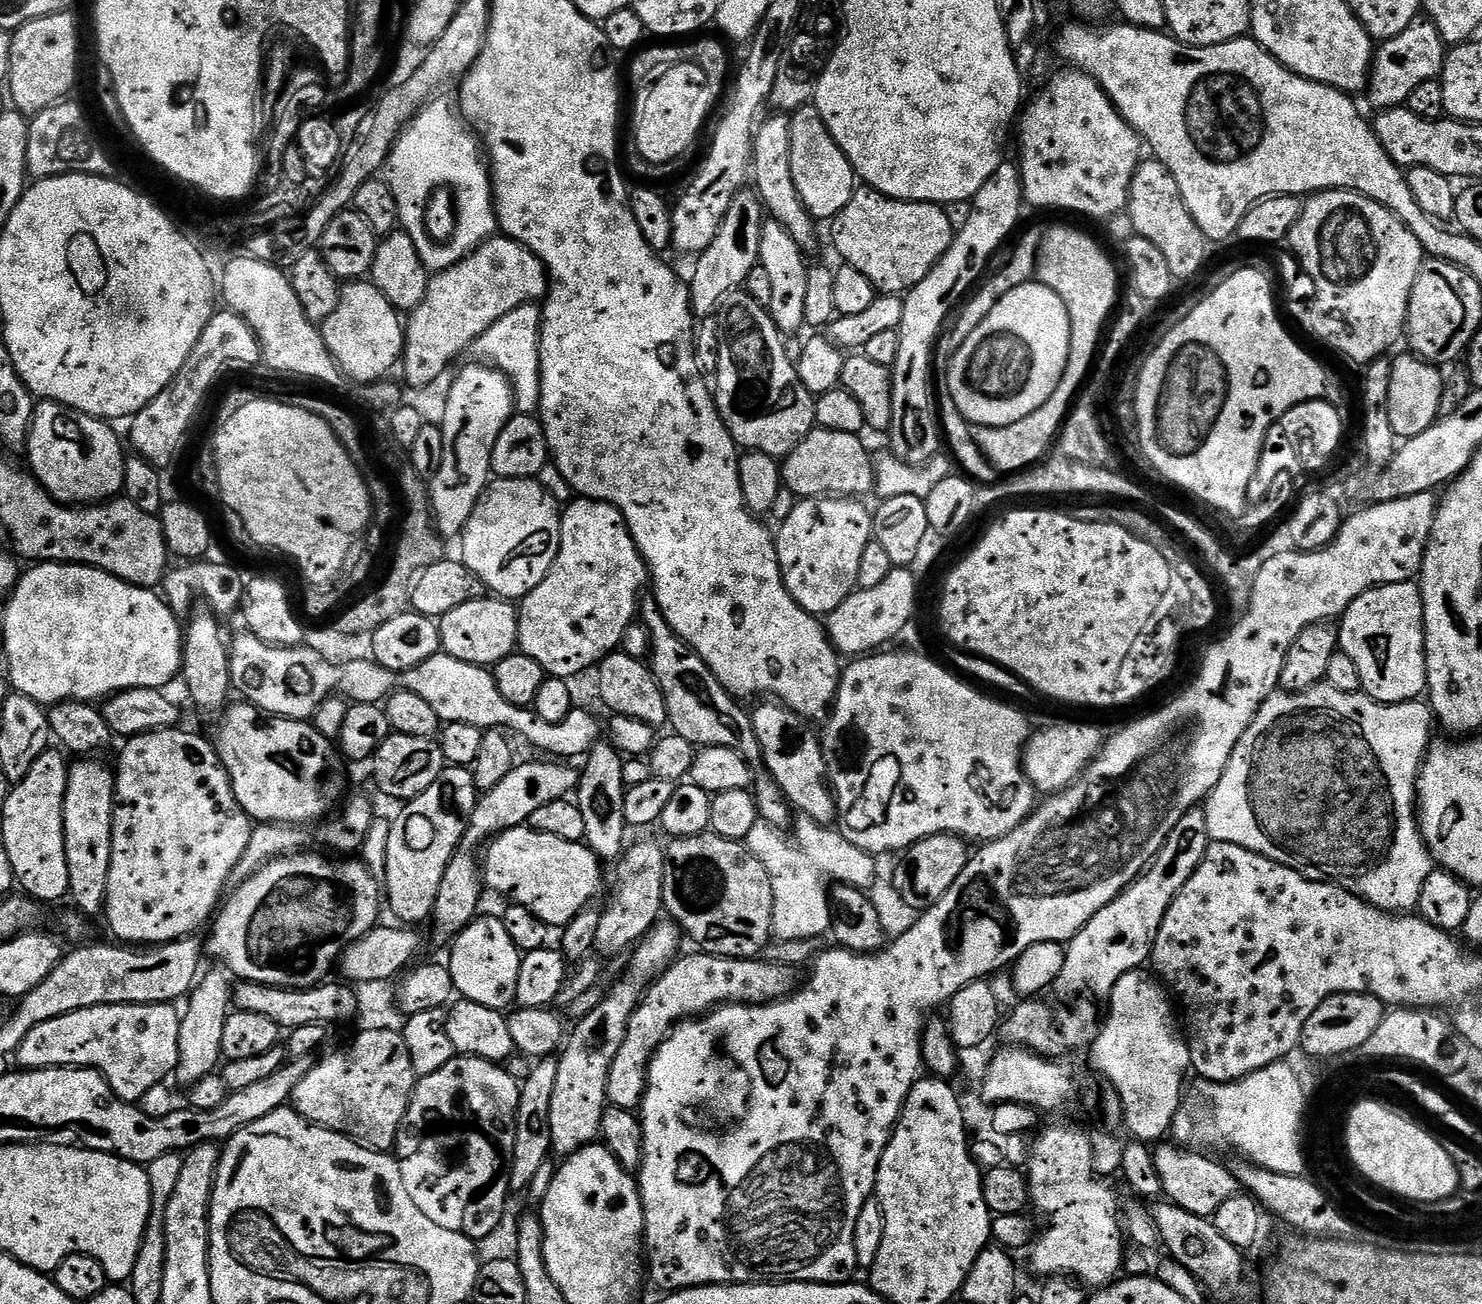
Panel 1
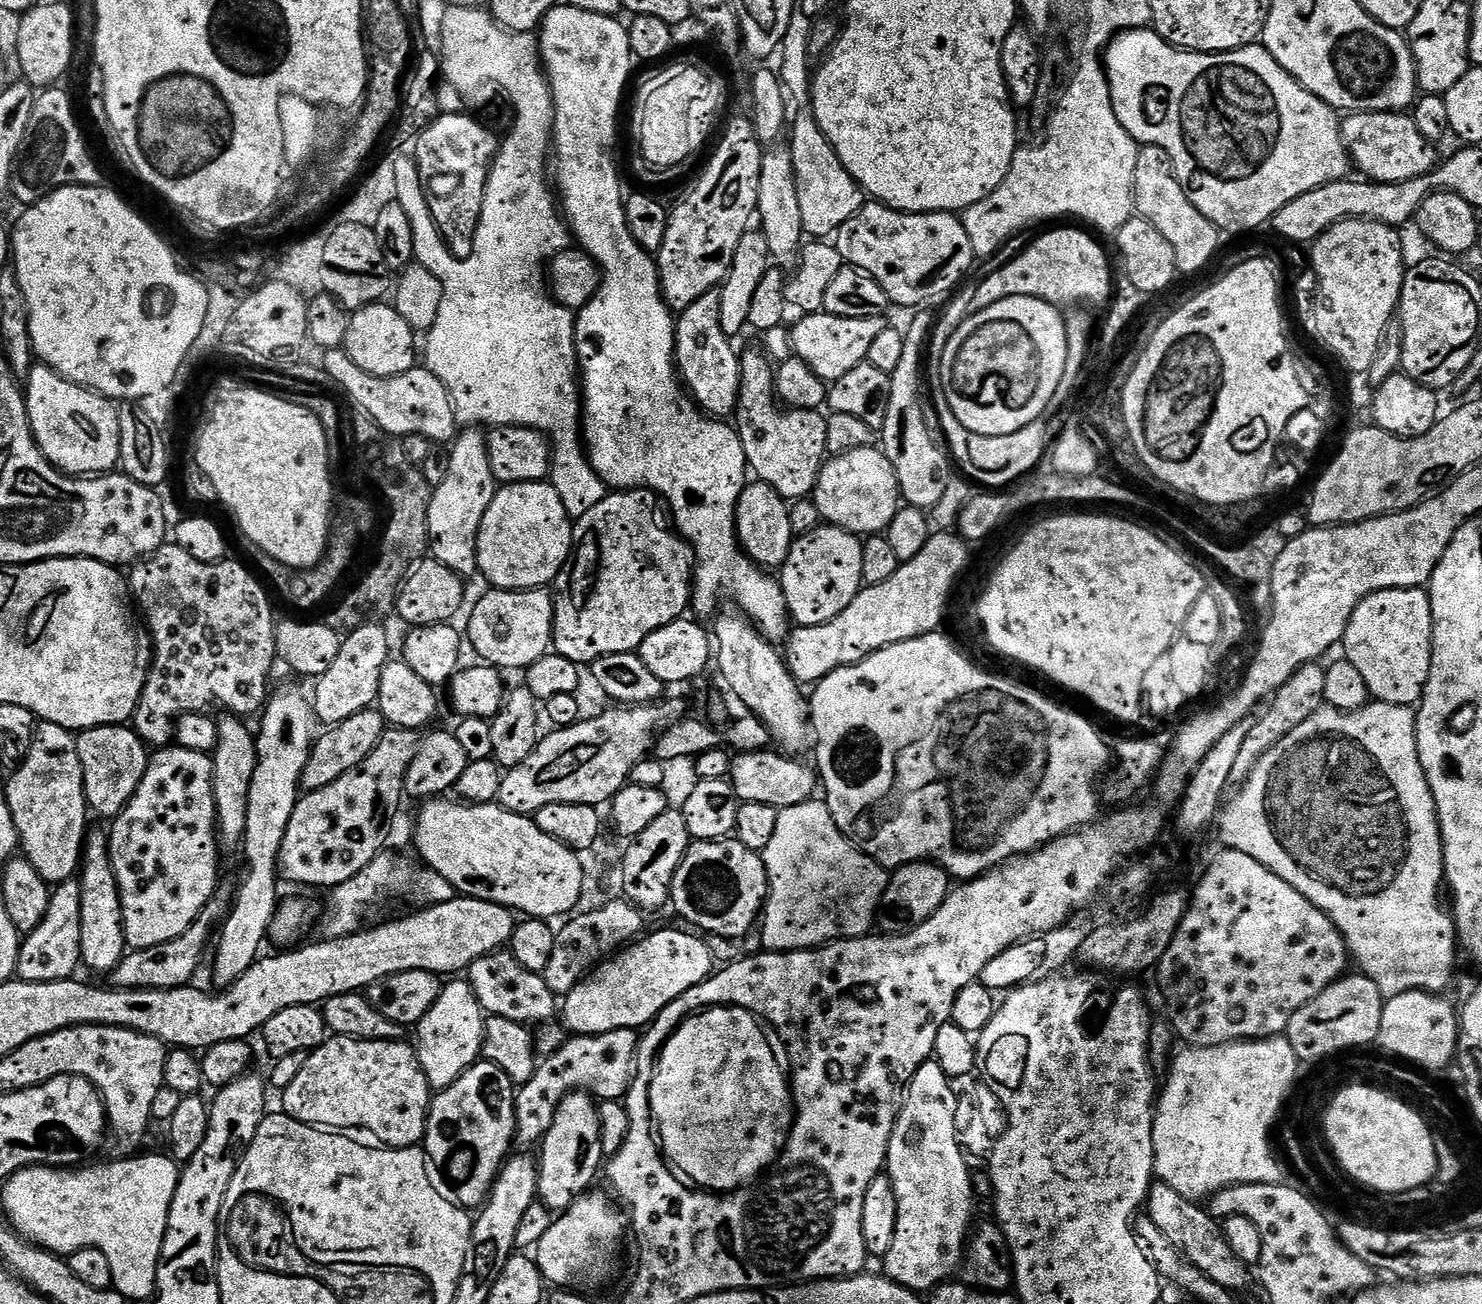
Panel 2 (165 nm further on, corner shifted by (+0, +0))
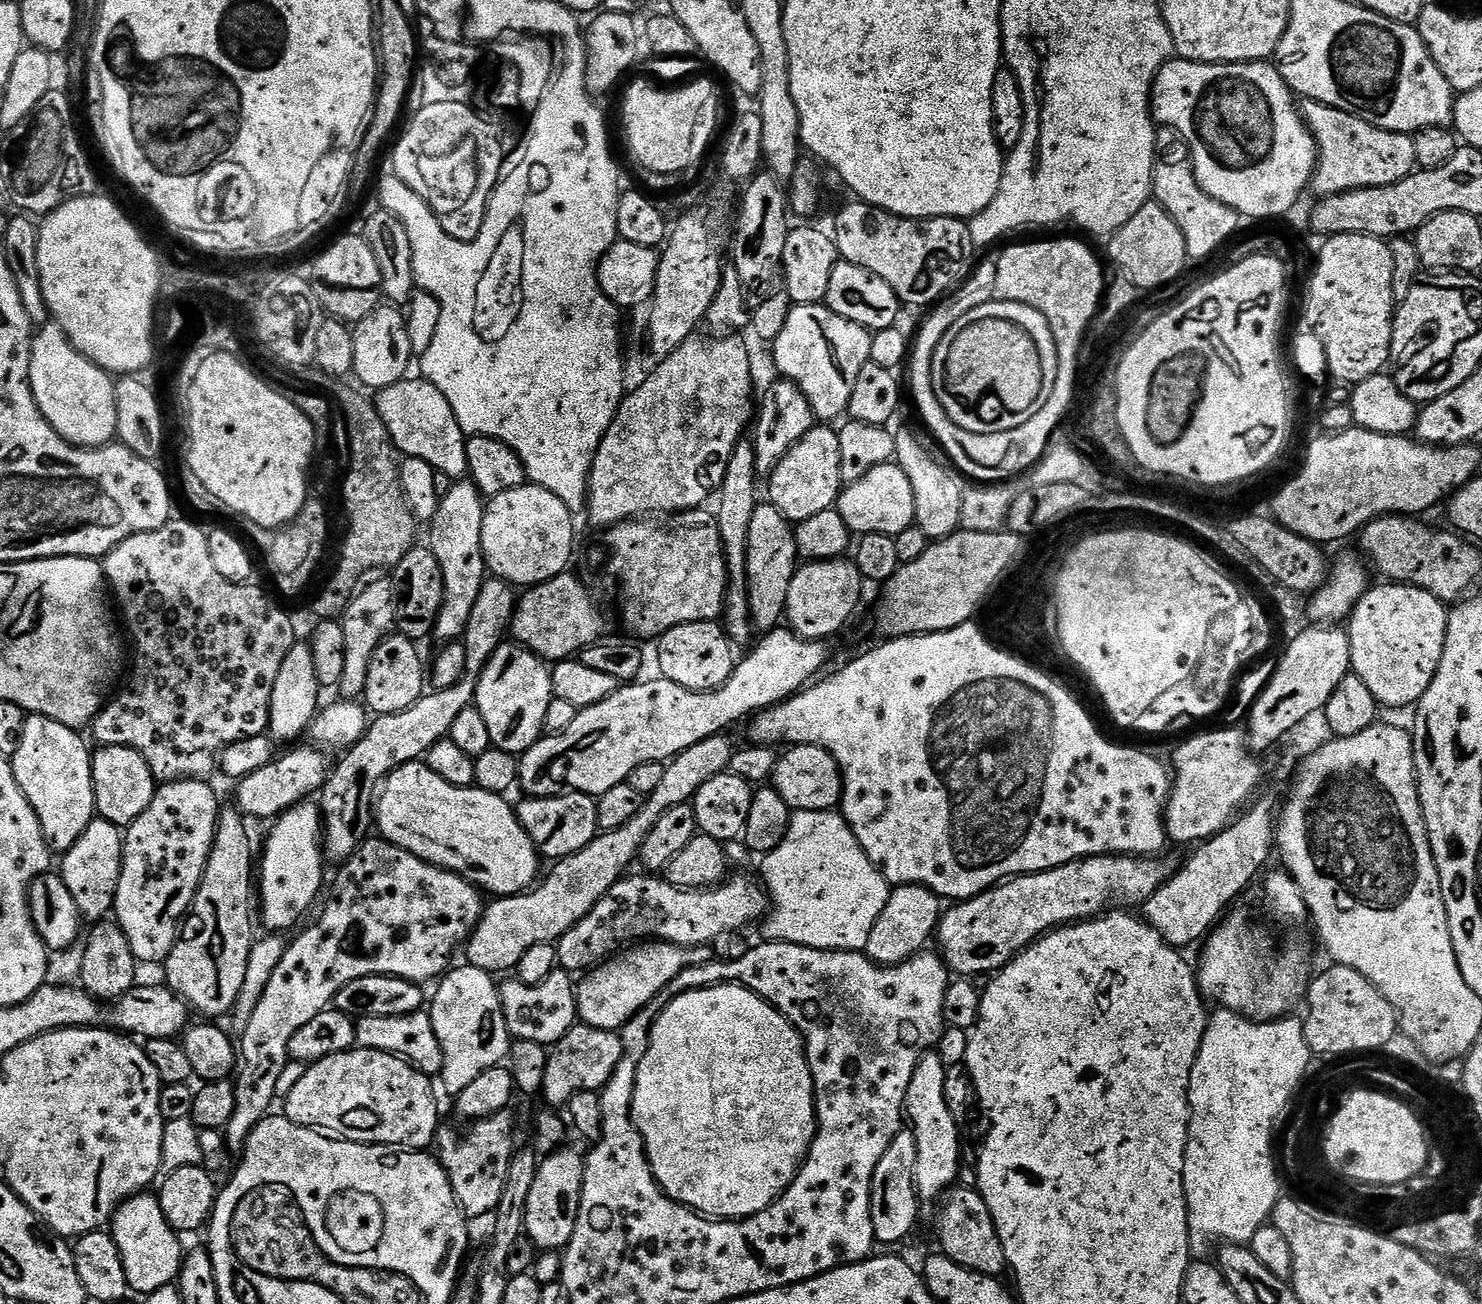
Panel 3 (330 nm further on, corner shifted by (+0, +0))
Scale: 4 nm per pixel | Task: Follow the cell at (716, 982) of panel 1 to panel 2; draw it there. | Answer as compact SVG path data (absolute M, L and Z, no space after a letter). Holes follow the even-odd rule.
M631 1028L614 1029L596 1036L573 1035L565 1039L556 1051L545 1055L537 1063L536 1073L530 1082L519 1085L515 1093L515 1143L539 1145L550 1130L557 1105L569 1092L586 1092L597 1101L620 1100L626 1092L624 1079L628 1080L633 1075L637 1056L638 1036Z

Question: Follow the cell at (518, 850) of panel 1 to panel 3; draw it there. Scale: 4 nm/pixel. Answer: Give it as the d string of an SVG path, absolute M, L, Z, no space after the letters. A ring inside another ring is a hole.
M413 762L403 764L398 770L388 775L378 792L374 804L374 824L379 835L394 846L404 848L427 864L444 868L447 872L458 874L476 885L481 893L499 898L502 896L519 896L529 891L537 883L541 875L542 857L537 852L534 842L530 842L530 834L522 830L516 817L516 809L498 792L487 792L478 787L455 788L446 782L446 778L438 778L427 763Z

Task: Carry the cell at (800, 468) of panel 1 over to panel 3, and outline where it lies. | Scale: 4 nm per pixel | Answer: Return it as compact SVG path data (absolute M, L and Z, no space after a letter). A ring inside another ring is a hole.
M895 462L874 466L874 470L862 474L858 482L844 484L834 507L842 514L842 522L846 522L849 533L860 536L882 534L896 537L902 534L902 530L913 527L916 523L914 490L910 487L910 478L902 474Z

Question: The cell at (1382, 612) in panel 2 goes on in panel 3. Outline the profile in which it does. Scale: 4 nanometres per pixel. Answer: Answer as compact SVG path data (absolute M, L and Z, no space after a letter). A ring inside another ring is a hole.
M1380 582L1380 585L1369 587L1362 599L1356 604L1346 631L1350 638L1350 654L1352 655L1352 672L1366 686L1370 686L1370 694L1374 694L1377 705L1389 704L1392 708L1404 708L1407 704L1415 705L1426 694L1438 666L1442 662L1442 650L1446 646L1448 633L1448 613L1445 601L1421 588L1413 588L1411 584Z

